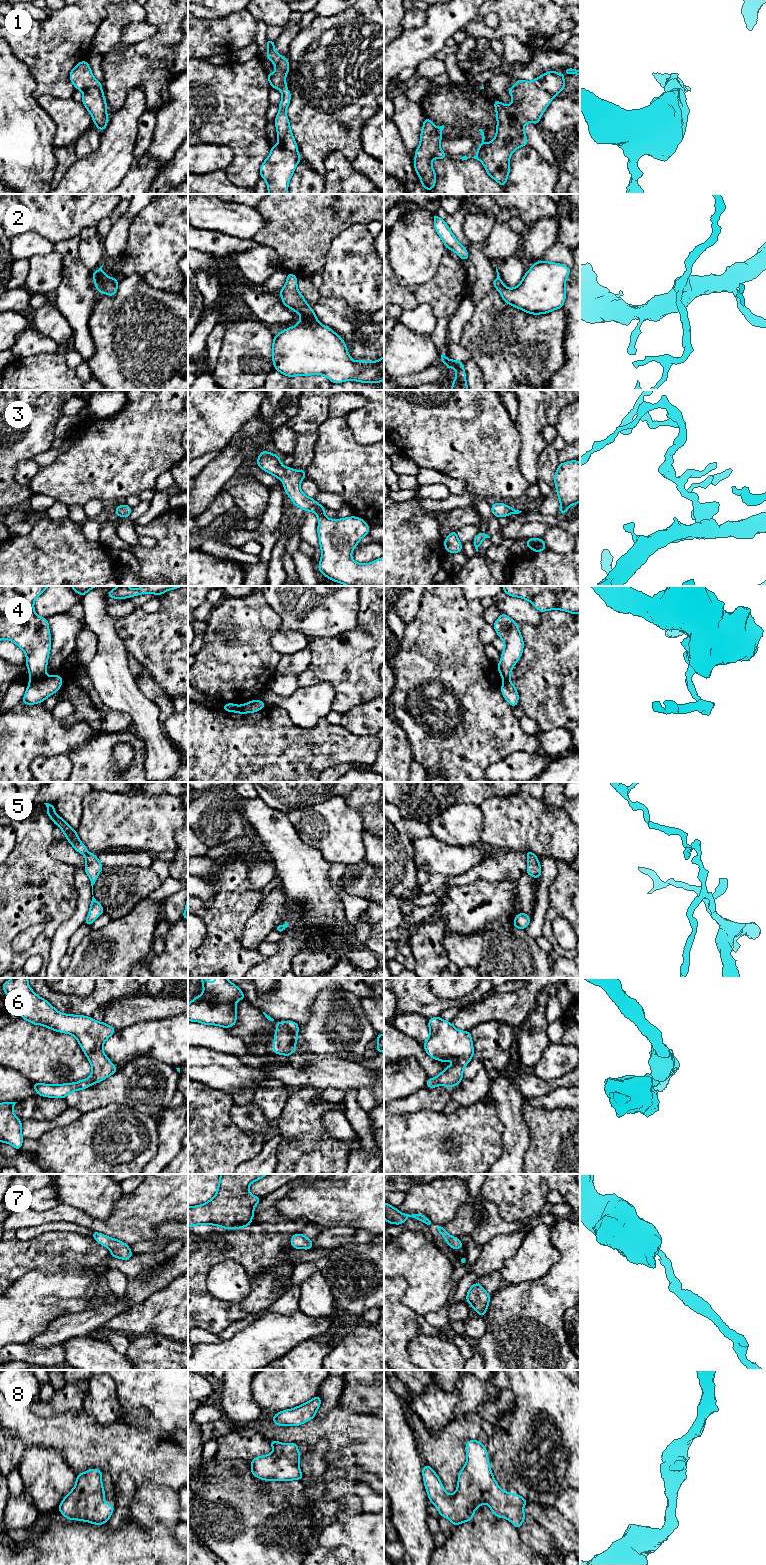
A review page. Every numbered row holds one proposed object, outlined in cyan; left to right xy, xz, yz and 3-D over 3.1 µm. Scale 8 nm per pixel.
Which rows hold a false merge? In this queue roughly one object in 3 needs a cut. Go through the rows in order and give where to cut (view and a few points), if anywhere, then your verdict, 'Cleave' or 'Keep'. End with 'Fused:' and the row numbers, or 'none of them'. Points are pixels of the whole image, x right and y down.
1: Split along yz (532, 81), (553, 96). Cleave
2: No split. Keep
3: No split. Keep
4: Split along xy (45, 676), (30, 682). Cleave
5: No split. Keep
6: No split. Keep
7: No split. Keep
8: No split. Keep
Fused: 1, 4

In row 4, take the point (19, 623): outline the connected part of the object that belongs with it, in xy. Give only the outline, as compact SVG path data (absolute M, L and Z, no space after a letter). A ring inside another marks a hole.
M0 586L0 640L10 640L26 654L29 681L37 682L45 677L51 649L51 634L46 618L39 617L34 610L34 601L49 586Z

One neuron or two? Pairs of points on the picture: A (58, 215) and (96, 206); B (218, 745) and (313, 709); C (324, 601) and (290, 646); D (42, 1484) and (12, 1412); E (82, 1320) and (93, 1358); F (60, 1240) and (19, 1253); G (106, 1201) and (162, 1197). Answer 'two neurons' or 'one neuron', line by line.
A: one neuron
B: two neurons
C: two neurons
D: two neurons
E: two neurons
F: one neuron
G: two neurons

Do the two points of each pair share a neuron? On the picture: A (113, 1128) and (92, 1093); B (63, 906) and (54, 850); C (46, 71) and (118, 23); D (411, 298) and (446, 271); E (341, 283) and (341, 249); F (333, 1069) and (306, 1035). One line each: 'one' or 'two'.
A: two
B: two
C: two
D: one
E: one
F: two

